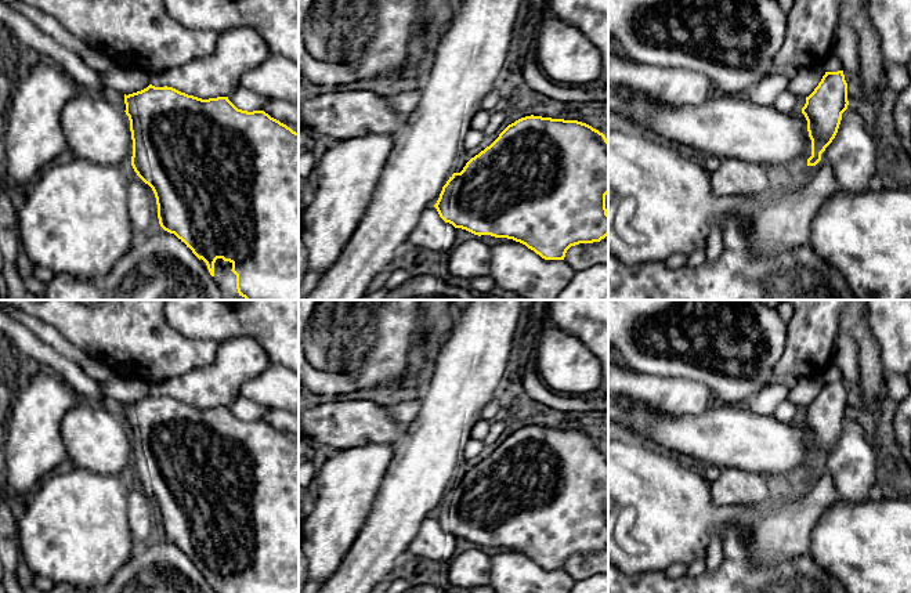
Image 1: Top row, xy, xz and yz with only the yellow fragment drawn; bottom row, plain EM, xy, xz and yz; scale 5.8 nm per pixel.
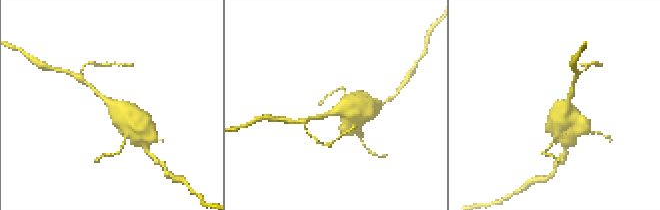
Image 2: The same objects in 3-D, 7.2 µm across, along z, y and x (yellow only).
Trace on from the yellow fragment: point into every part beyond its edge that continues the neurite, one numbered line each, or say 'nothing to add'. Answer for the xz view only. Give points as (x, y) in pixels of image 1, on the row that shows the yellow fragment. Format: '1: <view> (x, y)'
nothing to add

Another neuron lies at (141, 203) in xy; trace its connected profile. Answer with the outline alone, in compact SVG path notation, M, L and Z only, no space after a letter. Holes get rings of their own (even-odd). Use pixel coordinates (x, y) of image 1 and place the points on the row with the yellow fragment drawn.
M135 171L130 173L127 210L134 239L141 241L156 224L158 205L152 188Z

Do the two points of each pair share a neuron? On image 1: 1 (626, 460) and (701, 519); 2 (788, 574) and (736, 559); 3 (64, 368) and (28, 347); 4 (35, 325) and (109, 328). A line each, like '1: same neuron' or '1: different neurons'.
1: same neuron
2: same neuron
3: same neuron
4: different neurons

